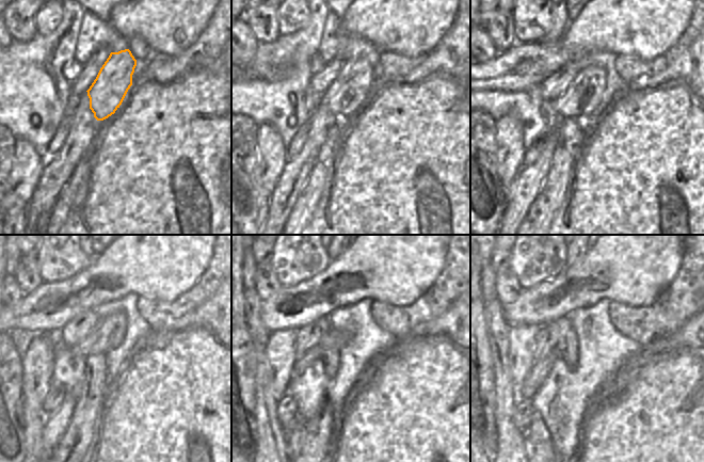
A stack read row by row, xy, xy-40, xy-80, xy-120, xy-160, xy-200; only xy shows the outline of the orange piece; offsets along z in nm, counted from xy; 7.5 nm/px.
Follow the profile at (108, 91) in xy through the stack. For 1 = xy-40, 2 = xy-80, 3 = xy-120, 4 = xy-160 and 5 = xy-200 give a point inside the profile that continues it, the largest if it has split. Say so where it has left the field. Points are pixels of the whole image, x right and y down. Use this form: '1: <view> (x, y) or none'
1: xy-40 (346, 93)
2: xy-80 (584, 95)
3: xy-120 (108, 333)
4: xy-160 (333, 339)
5: xy-200 (540, 368)

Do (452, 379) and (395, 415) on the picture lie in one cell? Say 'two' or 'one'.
one

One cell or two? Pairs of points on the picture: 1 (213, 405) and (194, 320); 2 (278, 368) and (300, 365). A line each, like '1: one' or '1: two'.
1: one
2: two

